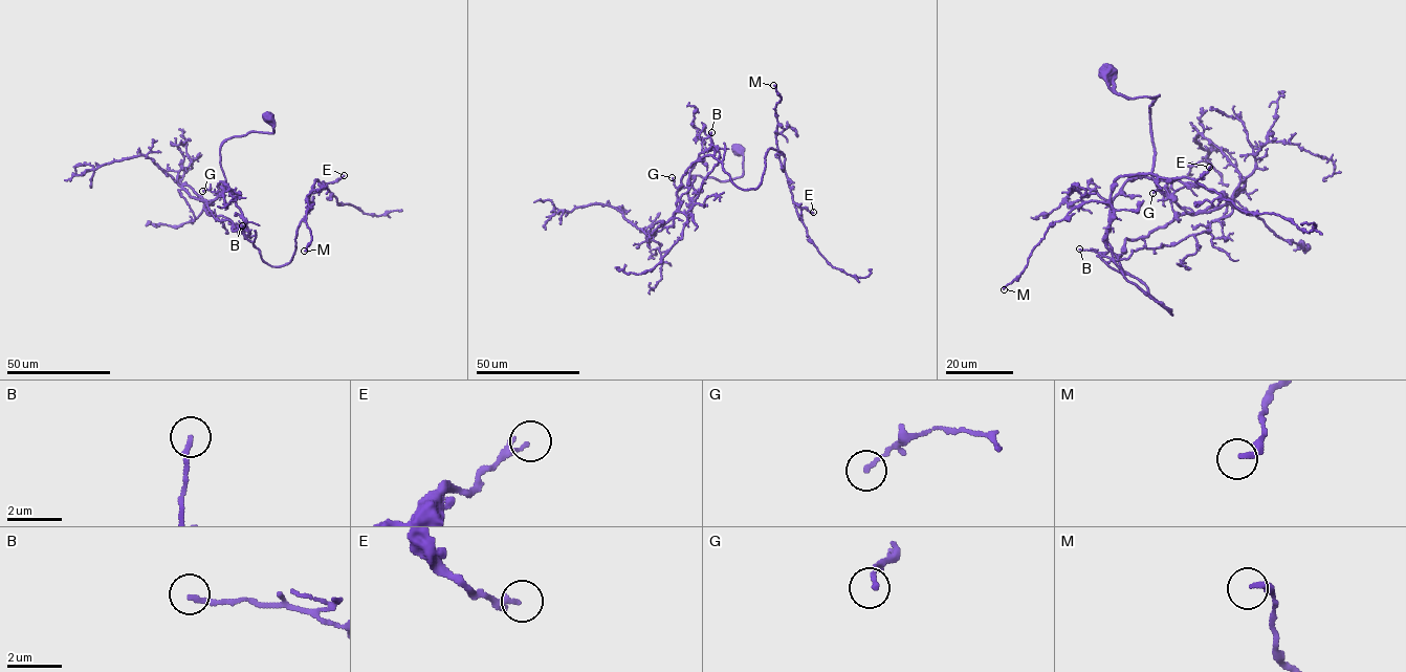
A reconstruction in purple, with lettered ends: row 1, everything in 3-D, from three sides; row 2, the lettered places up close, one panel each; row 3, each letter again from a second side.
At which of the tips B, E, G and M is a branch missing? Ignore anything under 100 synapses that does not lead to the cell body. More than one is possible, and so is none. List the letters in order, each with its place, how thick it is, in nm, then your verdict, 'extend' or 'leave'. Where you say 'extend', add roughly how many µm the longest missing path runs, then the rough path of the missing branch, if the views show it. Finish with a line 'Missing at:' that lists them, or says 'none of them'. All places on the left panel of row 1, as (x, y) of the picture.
B: (242, 225) | 160 nm | leave
E: (344, 175) | 220 nm | leave
G: (202, 191) | 160 nm | leave
M: (304, 251) | 240 nm | leave
Missing at: none of them

